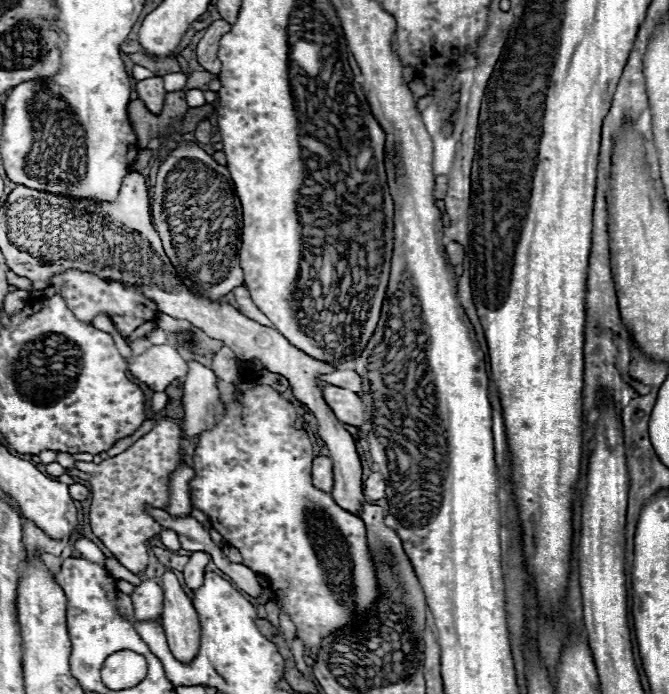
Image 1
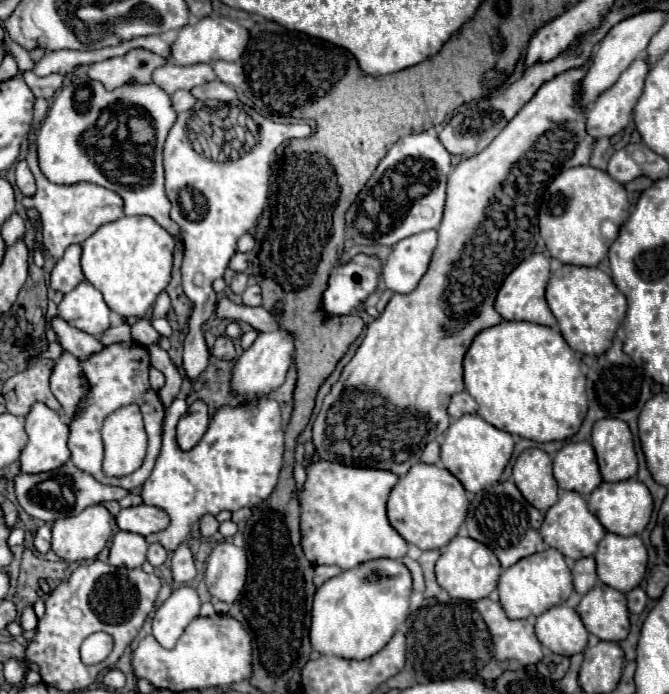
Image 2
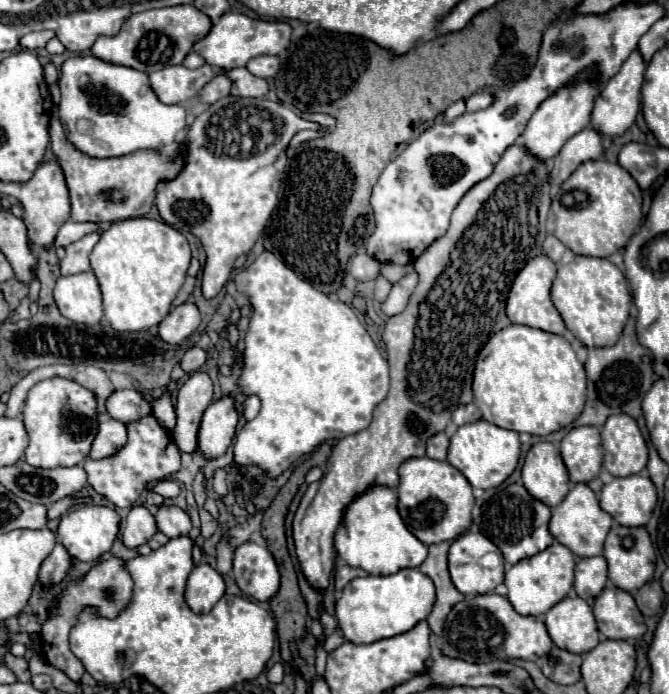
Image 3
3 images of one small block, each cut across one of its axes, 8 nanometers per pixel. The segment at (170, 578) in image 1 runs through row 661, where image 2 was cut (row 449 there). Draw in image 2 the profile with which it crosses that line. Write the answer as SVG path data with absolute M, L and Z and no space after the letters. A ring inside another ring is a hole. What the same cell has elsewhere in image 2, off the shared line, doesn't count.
M194 402L188 412L180 418L176 426L176 440L178 447L183 451L191 450L208 430L208 408L204 402Z

